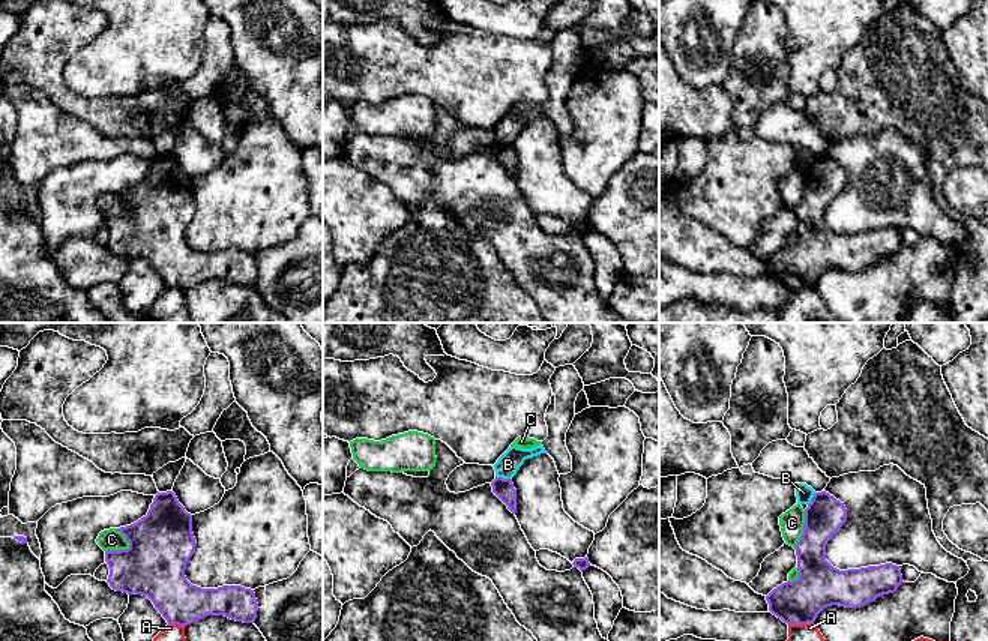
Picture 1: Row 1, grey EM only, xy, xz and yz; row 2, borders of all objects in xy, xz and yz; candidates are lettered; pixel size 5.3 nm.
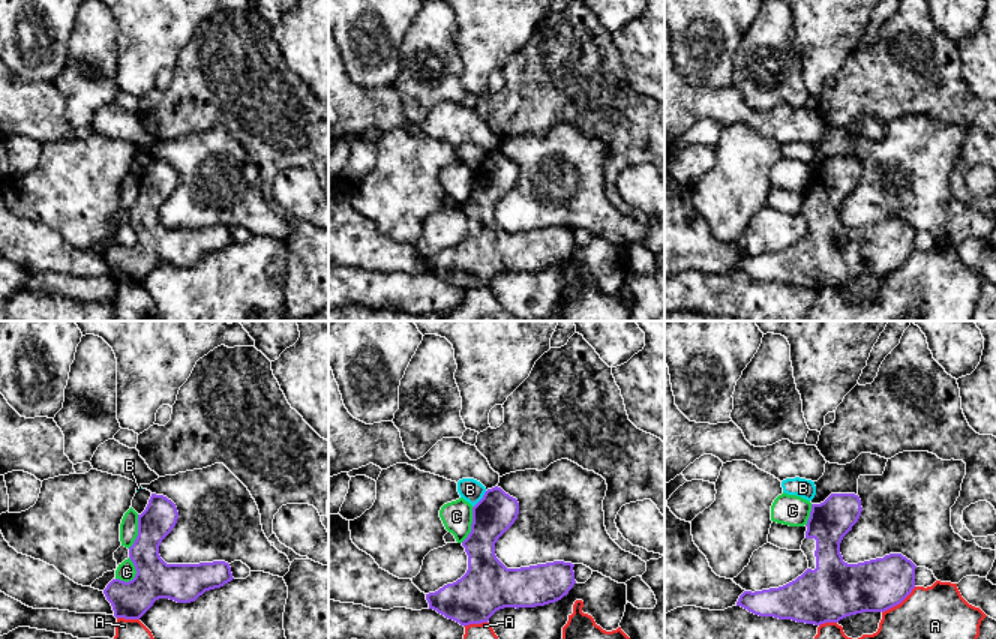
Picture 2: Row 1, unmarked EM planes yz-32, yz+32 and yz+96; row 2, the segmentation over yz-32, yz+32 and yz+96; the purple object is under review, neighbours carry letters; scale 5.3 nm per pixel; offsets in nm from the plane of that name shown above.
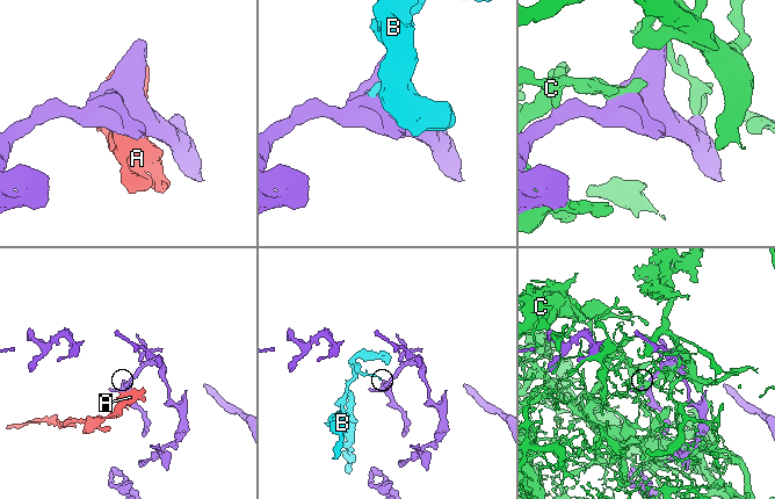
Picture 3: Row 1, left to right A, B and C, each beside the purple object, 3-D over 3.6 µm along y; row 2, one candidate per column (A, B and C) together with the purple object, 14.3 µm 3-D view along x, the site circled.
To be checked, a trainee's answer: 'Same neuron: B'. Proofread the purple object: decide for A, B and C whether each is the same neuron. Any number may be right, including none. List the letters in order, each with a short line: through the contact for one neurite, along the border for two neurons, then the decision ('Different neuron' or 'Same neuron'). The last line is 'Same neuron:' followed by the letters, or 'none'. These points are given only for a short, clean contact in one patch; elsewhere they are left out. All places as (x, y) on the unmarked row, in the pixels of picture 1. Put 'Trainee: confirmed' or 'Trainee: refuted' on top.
Trainee: refuted
A: Different neuron
B: Line: xz (496, 140), (511, 143). Different neuron
C: Different neuron
Same neuron: none

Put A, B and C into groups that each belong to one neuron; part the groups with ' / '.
A / B / C

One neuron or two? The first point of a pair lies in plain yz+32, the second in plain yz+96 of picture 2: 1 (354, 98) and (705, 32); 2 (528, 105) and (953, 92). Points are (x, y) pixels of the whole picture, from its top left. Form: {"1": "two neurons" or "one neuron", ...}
{"1": "two neurons", "2": "one neuron"}

